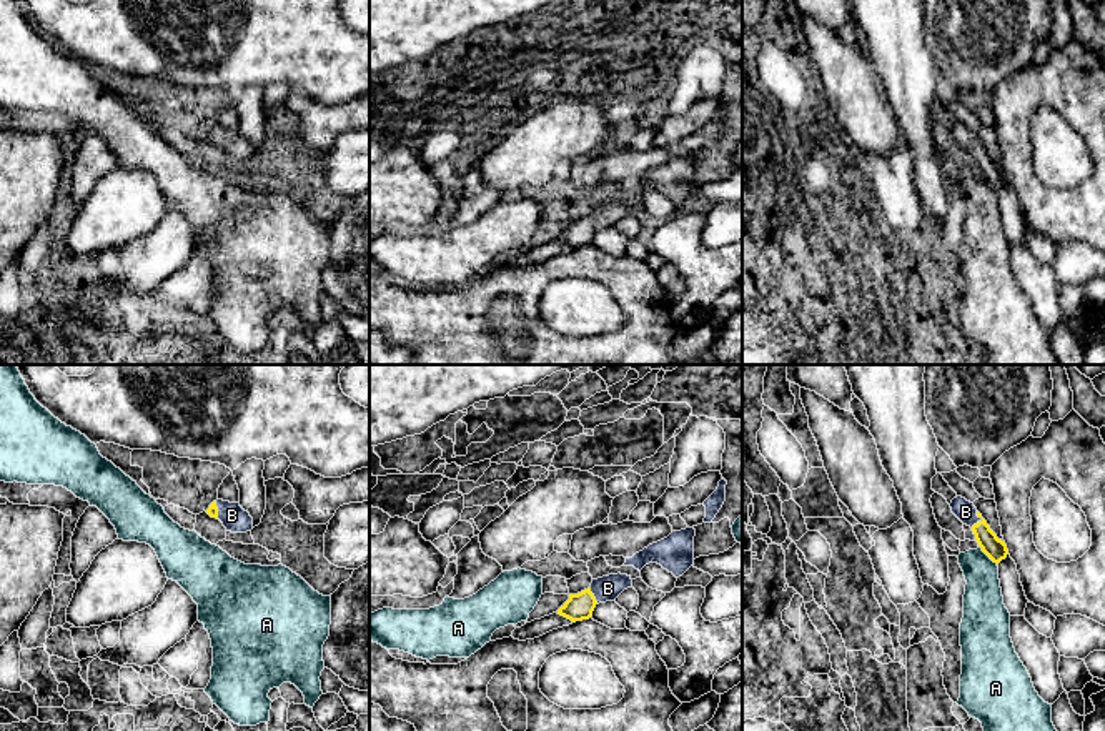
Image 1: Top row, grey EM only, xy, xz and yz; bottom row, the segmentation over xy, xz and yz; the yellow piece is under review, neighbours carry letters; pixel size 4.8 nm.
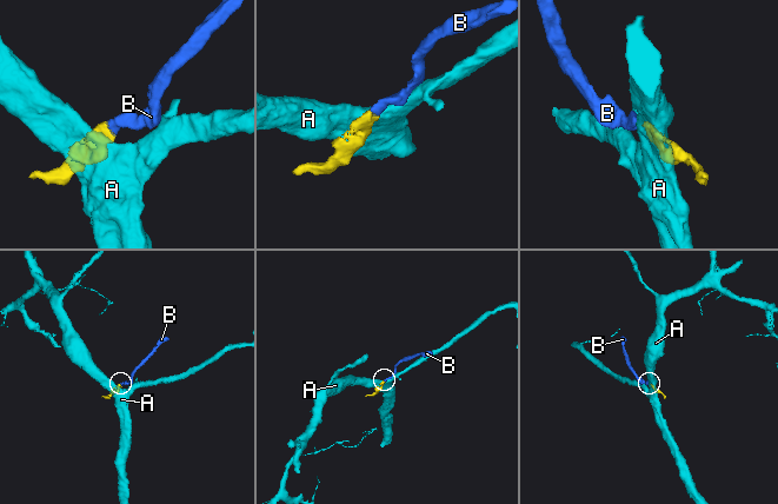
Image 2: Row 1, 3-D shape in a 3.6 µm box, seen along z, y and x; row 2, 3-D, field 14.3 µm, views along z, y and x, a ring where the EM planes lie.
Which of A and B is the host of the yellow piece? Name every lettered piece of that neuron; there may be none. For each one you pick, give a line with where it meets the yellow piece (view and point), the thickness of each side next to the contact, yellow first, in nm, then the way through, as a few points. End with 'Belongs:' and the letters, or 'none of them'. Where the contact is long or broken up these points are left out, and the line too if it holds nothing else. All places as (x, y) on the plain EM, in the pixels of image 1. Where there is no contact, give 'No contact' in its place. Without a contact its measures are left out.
B: Touches yellow at yz (979, 149). Thickness 100 nm (yellow) against 100 nm. Path across: yz (992, 174), (979, 149), (966, 139)
Belongs: B

